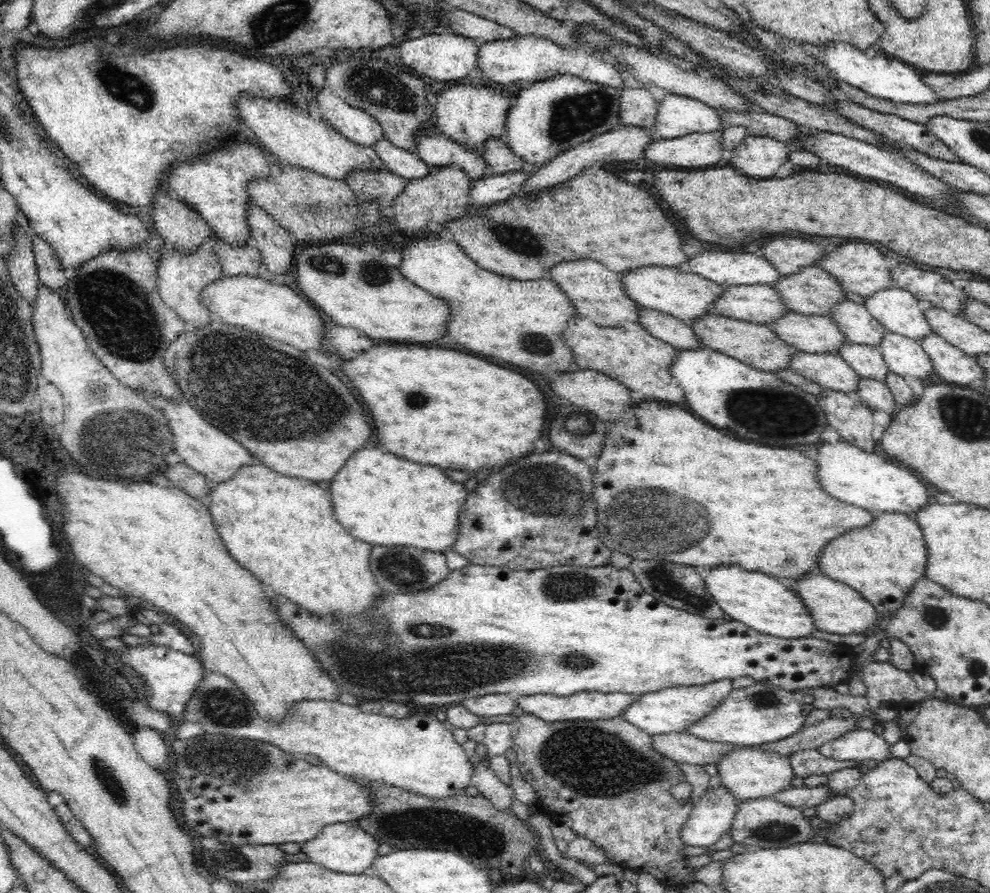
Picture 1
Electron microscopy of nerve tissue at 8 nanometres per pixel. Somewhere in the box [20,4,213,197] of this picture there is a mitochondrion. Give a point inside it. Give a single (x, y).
(120, 84)

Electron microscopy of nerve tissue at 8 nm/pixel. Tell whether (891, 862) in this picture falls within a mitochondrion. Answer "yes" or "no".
no

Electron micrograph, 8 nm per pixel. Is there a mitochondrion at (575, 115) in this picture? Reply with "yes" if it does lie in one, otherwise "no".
yes

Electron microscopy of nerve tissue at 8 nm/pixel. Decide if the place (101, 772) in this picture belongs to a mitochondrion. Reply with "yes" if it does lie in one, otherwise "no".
yes

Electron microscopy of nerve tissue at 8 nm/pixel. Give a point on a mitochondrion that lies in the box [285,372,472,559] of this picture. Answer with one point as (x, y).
(415, 400)

